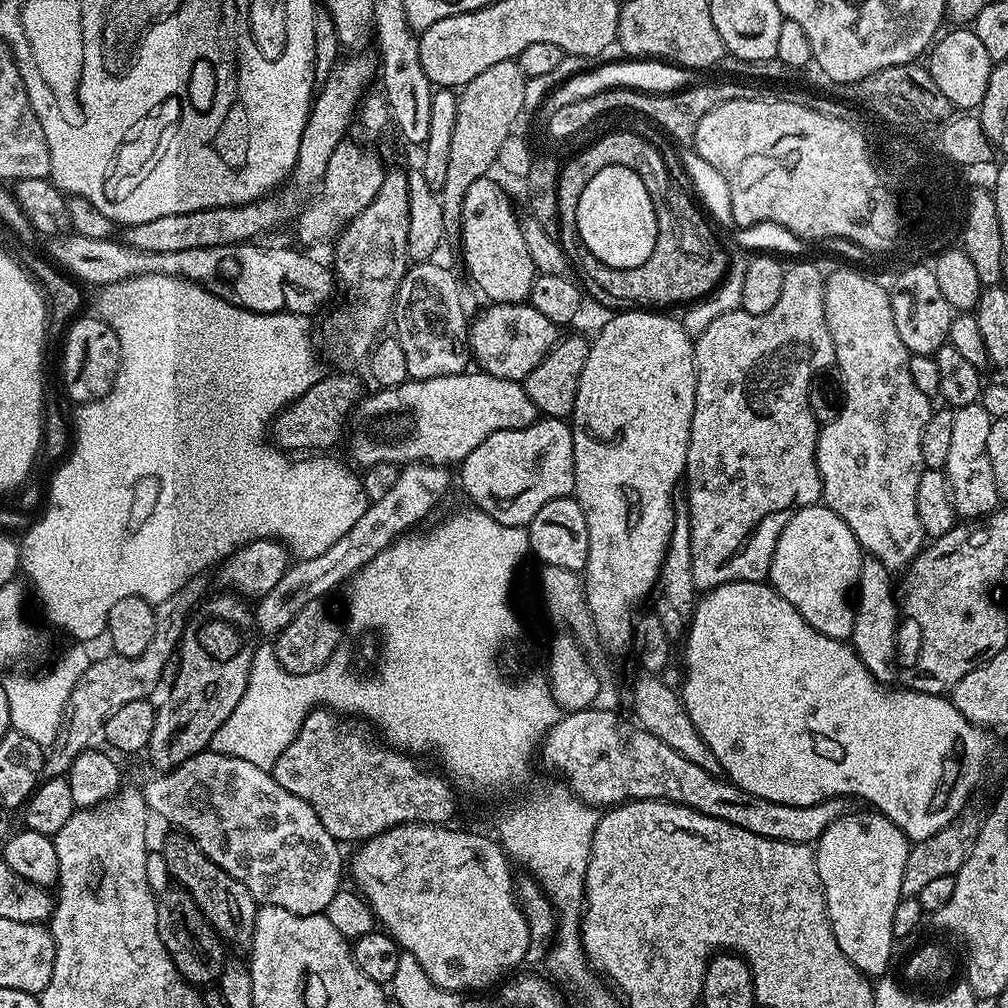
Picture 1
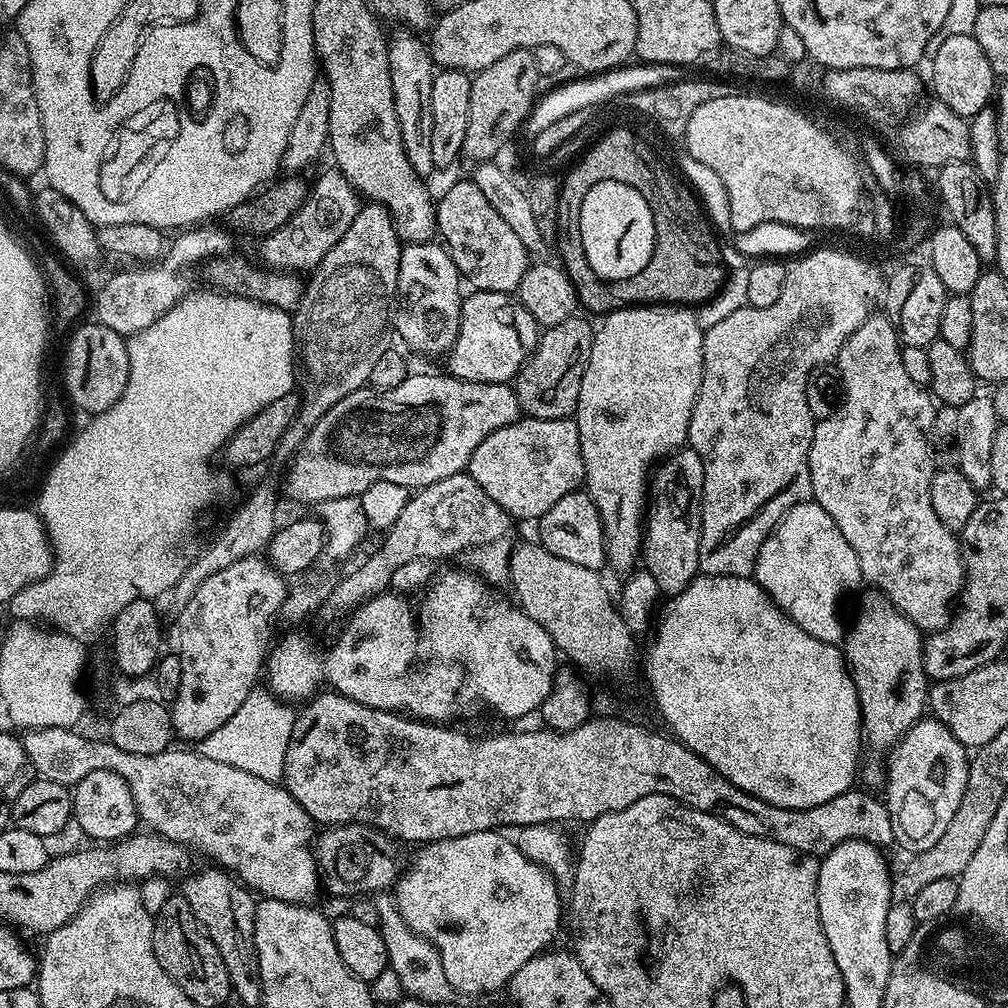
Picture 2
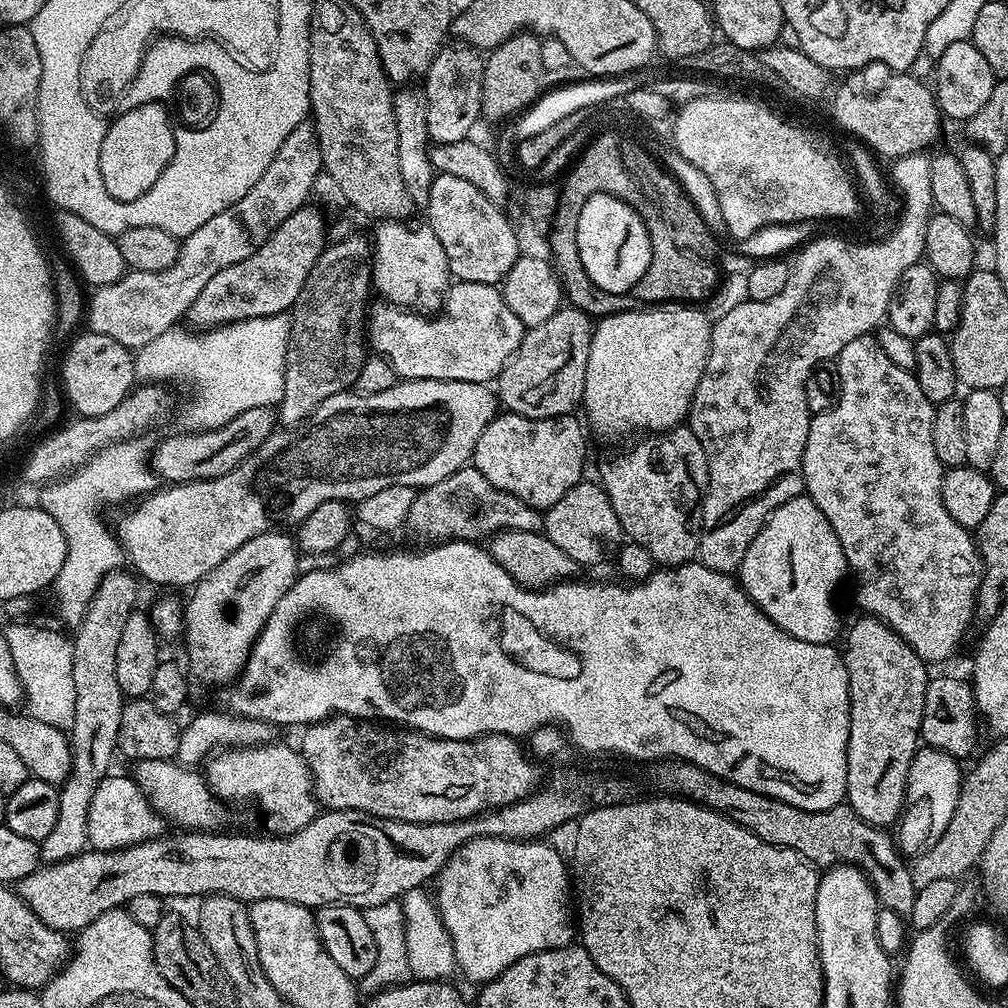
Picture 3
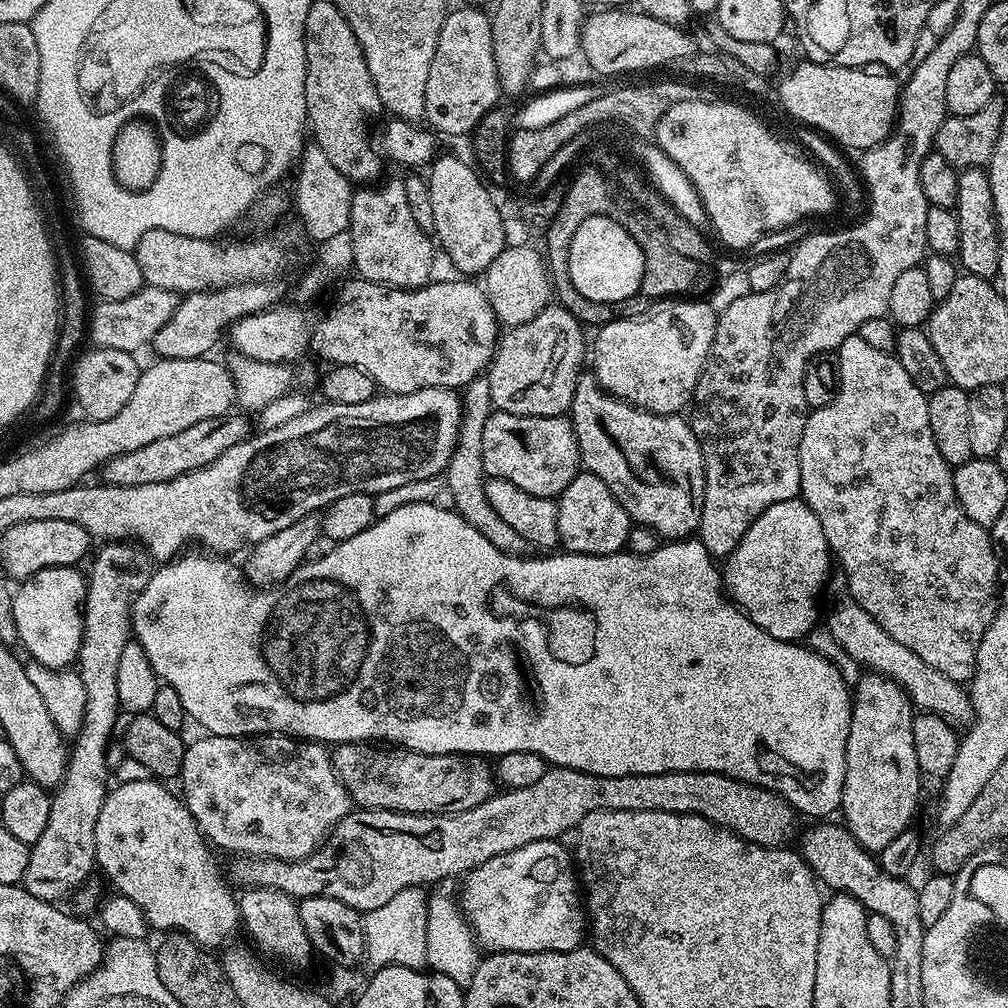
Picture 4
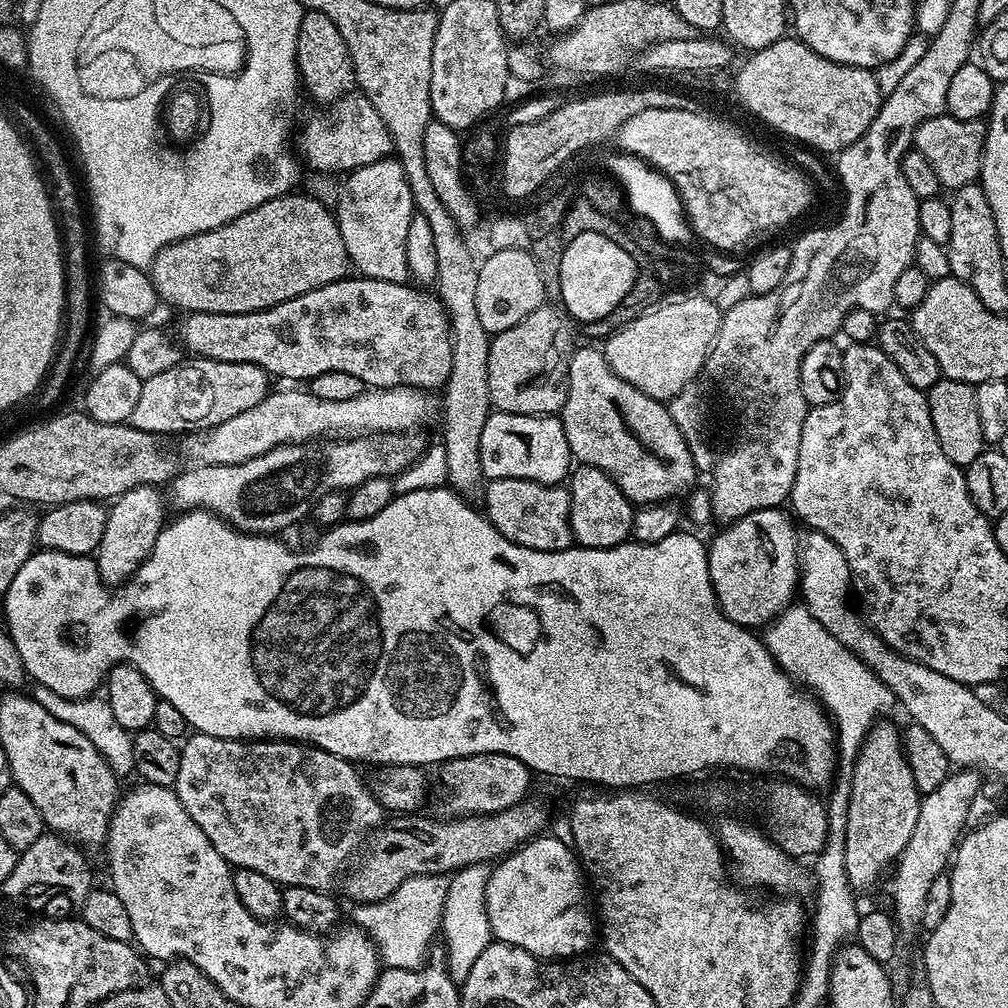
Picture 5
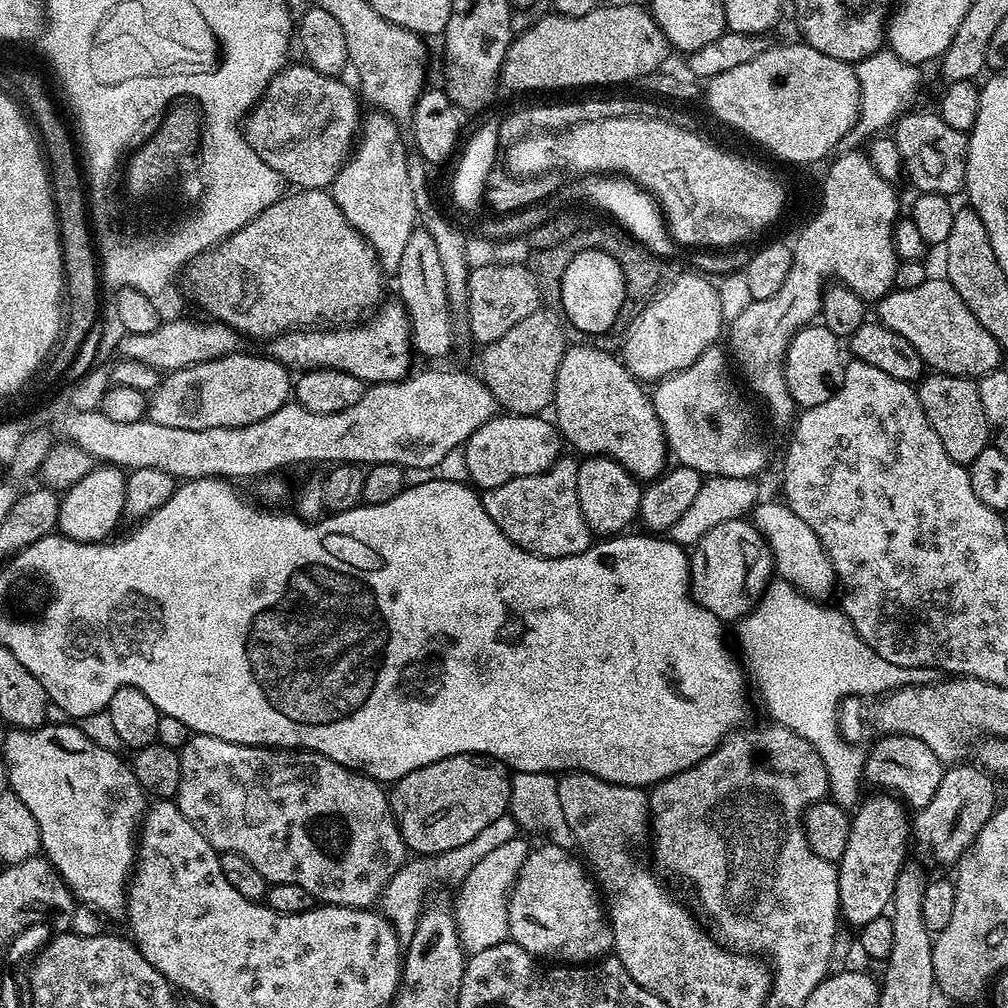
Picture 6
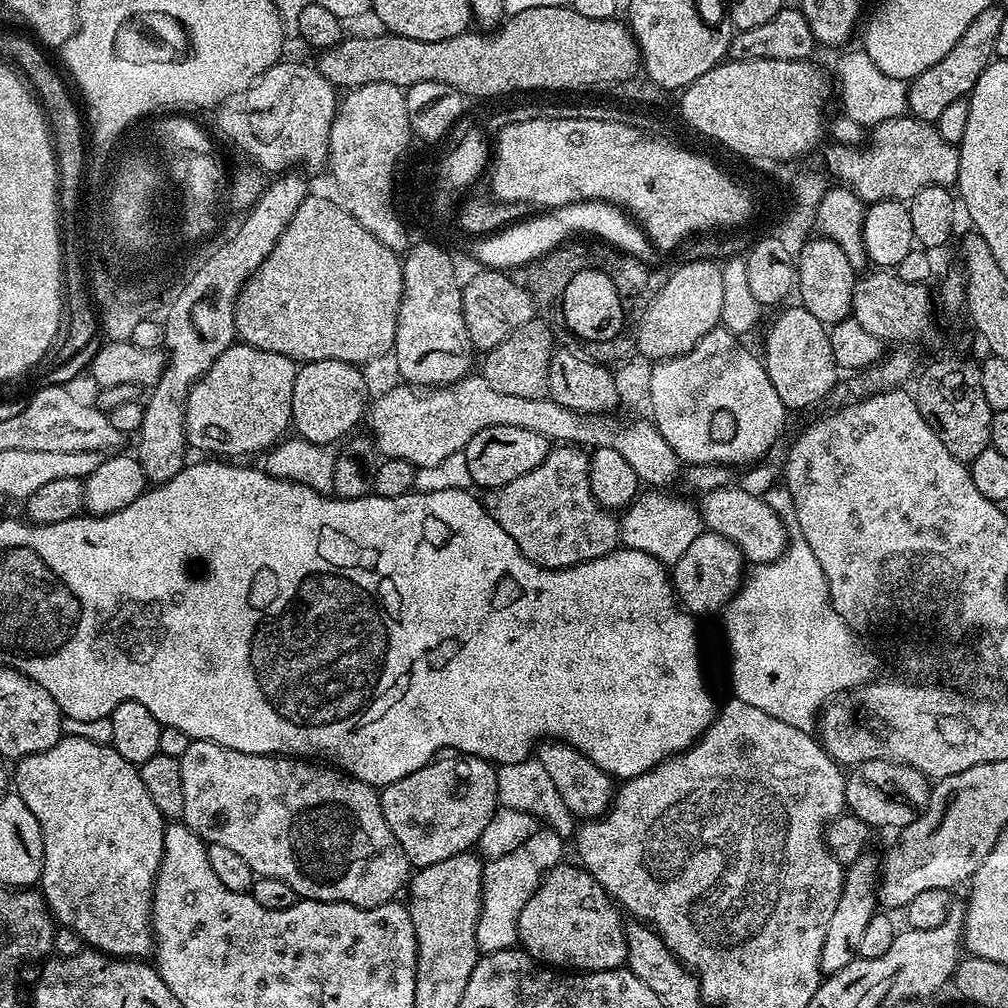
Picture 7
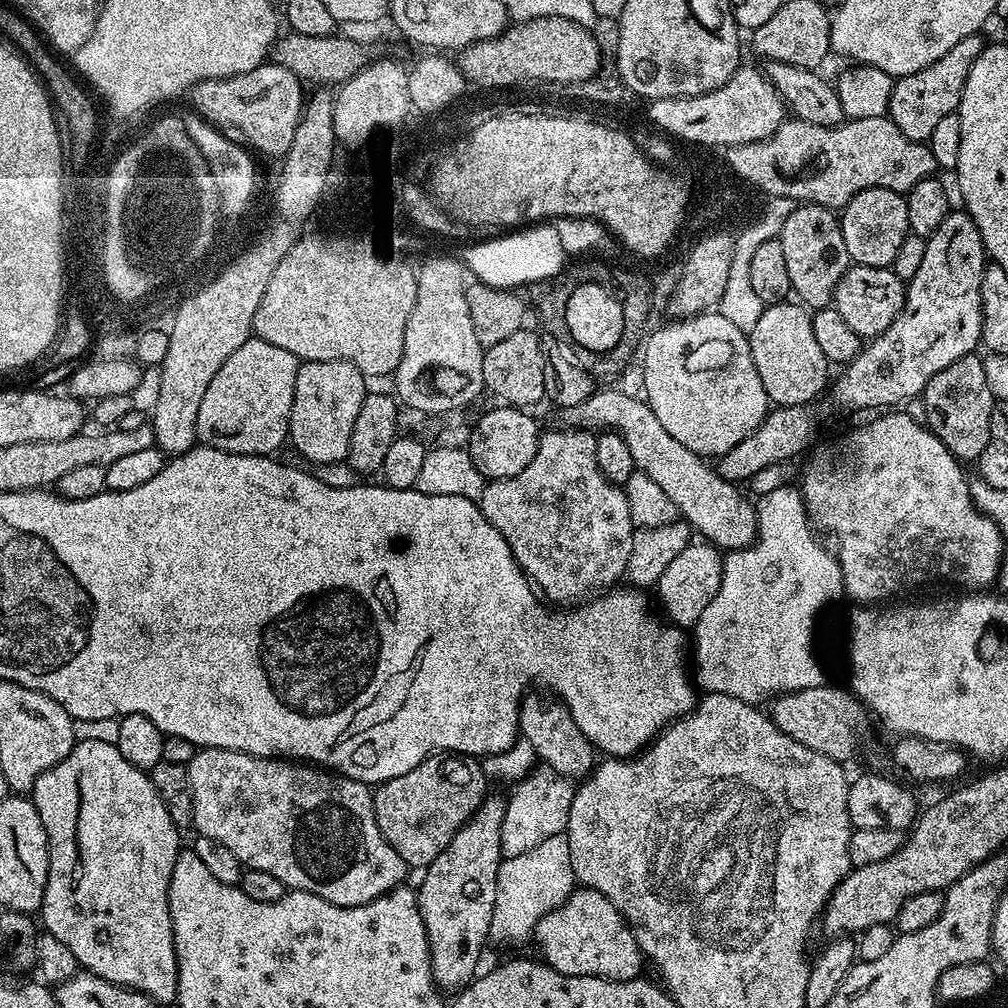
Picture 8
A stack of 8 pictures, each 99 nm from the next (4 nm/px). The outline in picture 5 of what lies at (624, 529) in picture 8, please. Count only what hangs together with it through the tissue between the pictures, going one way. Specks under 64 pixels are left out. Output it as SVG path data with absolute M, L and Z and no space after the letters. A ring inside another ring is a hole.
M502 478L491 481L486 488L488 508L486 515L493 524L497 525L511 544L526 546L530 550L543 552L561 552L573 547L572 527L570 526L570 494L567 487L558 484L539 484L522 478Z

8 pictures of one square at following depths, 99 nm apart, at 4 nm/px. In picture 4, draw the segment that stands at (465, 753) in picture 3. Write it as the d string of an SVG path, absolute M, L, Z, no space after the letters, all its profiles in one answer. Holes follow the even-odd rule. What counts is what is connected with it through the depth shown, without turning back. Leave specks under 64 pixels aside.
M361 742L359 744L337 744L331 749L332 764L336 768L336 773L340 775L340 781L346 786L346 790L352 795L353 805L359 806L364 810L381 808L387 812L415 812L417 814L455 814L462 810L470 810L482 802L486 802L494 795L494 768L491 763L483 756L466 756L451 752L450 754L422 754L409 748L399 746L381 746L379 743Z

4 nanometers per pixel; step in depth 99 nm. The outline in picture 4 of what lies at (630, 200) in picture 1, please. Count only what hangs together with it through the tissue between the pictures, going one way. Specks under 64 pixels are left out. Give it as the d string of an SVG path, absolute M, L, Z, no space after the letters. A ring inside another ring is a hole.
M591 216L590 218L586 218L586 222L582 222L582 226L578 226L578 230L574 234L574 242L570 242L570 282L574 284L574 290L578 290L578 294L582 294L582 298L586 298L590 302L598 302L599 304L619 306L626 298L630 298L640 292L643 273L644 251L640 248L639 239L637 239L635 235L631 236L631 234L616 221L616 218L612 216Z

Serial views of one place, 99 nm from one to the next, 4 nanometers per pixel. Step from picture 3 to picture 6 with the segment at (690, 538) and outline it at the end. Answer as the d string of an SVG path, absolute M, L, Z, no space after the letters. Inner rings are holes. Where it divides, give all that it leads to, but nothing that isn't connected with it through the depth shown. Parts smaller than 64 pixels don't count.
M588 344L565 347L562 362L558 366L556 379L556 398L554 401L554 423L563 439L572 448L577 448L584 456L609 456L618 462L637 481L655 480L665 471L670 460L668 439L664 437L662 422L652 404L651 395L643 392L641 381L631 376L619 355L611 356L600 348Z

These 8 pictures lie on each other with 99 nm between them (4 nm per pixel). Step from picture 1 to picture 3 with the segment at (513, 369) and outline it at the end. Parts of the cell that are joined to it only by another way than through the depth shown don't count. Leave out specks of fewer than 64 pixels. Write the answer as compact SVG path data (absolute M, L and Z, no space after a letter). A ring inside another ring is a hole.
M461 280L444 294L444 303L435 314L412 312L387 302L373 303L366 316L366 340L375 355L388 361L400 380L453 380L488 384L495 381L508 360L518 350L526 331L524 323L506 306L504 295L495 284Z

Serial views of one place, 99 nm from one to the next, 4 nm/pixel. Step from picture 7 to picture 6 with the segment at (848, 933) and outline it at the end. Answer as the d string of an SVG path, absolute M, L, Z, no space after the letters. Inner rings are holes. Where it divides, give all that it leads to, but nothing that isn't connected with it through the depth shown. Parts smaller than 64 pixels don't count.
M872 794L869 798L861 799L858 807L851 813L850 816L850 834L846 838L846 850L842 854L842 858L838 861L838 867L836 873L838 874L838 902L840 903L840 920L843 923L848 923L852 930L858 930L862 926L866 926L866 922L871 922L872 919L885 915L889 911L892 895L894 894L894 886L898 882L898 874L905 867L906 861L904 861L904 854L908 850L908 840L910 844L910 816L906 811L905 805L901 801L897 800L895 796L891 794Z

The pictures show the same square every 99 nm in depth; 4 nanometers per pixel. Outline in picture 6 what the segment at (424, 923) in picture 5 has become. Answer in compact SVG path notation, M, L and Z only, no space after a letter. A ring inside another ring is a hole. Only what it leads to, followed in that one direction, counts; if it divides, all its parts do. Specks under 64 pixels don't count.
M501 818L490 822L490 826L486 826L486 830L482 830L482 834L470 838L470 842L466 842L466 846L446 850L437 856L416 856L404 863L396 871L394 878L386 884L378 901L379 911L390 922L390 926L394 926L396 937L402 942L411 940L416 923L420 921L420 916L426 907L424 899L439 884L448 884L451 880L453 882L464 880L466 874L470 874L470 870L474 870L474 866L478 866L478 862L482 862L482 858L486 858L486 854L491 854L497 846L510 842L510 838L514 838L516 835L518 835L518 825L515 820Z

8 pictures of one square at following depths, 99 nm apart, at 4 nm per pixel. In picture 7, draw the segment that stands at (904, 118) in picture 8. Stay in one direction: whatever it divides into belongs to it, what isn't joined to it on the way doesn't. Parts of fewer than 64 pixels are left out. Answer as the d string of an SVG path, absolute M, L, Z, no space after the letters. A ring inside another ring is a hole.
M993 6L982 10L970 26L954 42L954 50L942 58L942 62L934 62L930 70L926 70L920 76L915 76L907 85L908 87L908 107L907 111L918 120L935 122L938 114L950 106L950 102L963 100L972 91L972 87L978 82L982 70L986 70L996 56L996 43L998 42L998 30L1002 27L1002 18L1006 15L1005 9Z

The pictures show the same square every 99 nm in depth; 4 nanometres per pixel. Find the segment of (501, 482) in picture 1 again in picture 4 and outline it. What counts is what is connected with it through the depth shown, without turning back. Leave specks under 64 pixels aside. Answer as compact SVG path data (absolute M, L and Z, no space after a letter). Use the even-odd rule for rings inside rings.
M493 411L492 416L486 418L486 430L482 430L482 462L485 473L491 479L514 482L514 486L518 486L518 490L526 490L526 494L553 498L559 497L560 492L570 486L570 482L582 468L578 442L567 415L515 416Z

